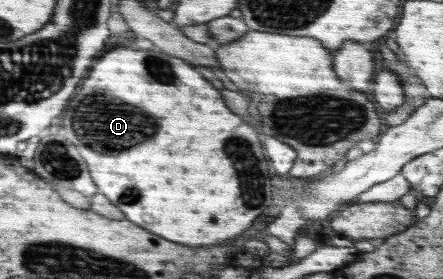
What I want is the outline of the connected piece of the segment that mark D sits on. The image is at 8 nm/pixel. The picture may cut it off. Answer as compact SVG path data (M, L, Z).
M154 47L147 50L130 50L130 48L116 48L110 50L106 56L102 56L98 60L98 64L92 68L90 76L84 80L82 88L76 92L76 96L70 100L64 118L62 118L62 126L66 130L66 138L78 148L80 156L86 160L88 168L90 168L90 176L98 186L98 192L104 194L120 212L124 212L124 216L170 240L170 242L178 242L178 244L190 244L190 246L202 246L202 244L218 244L224 240L230 240L242 232L246 228L250 228L252 220L256 220L258 214L262 214L264 206L270 206L272 202L272 188L270 188L270 170L268 170L268 160L262 154L263 144L260 144L258 134L254 132L252 126L244 124L240 116L232 114L220 92L190 64L186 64L180 58L168 56L160 49Z

